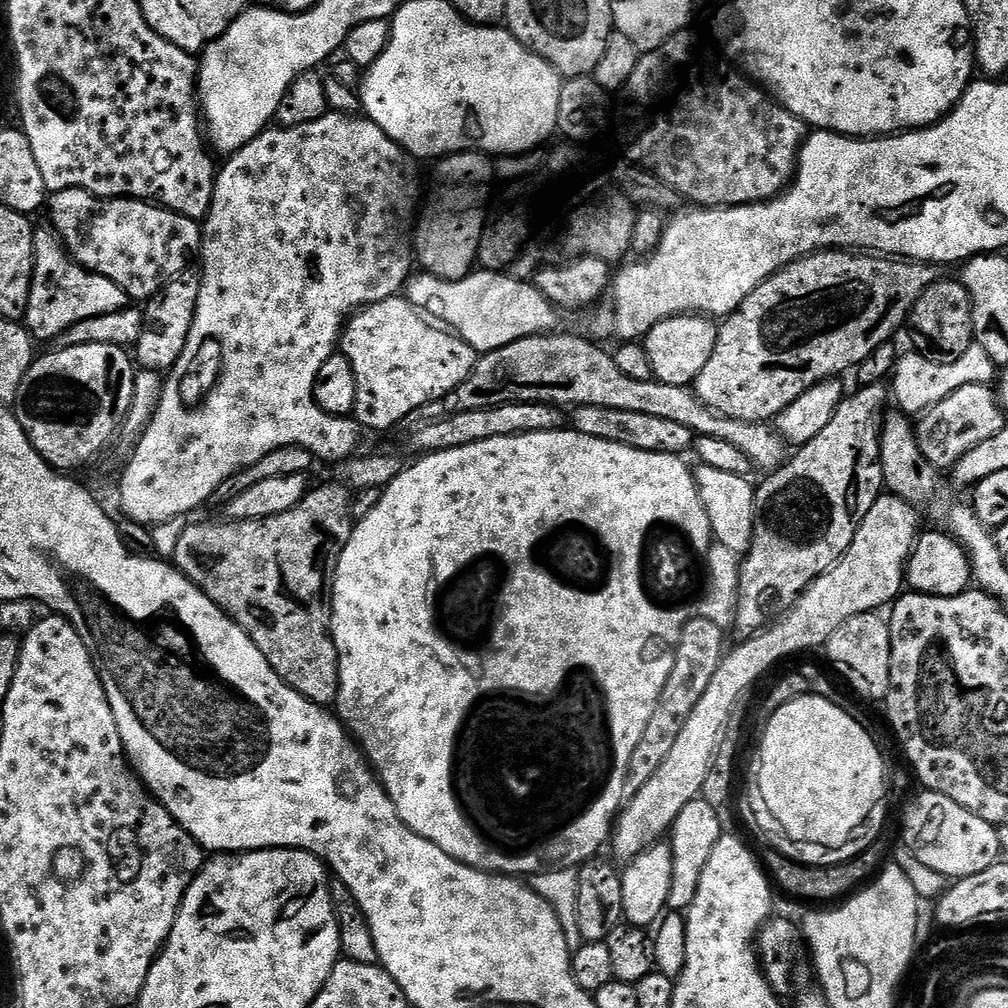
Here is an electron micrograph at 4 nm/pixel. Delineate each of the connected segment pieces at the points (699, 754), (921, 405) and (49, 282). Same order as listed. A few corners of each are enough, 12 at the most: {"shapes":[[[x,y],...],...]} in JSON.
{"shapes":[[[881,494],[842,559],[721,659],[654,778],[617,815],[633,860],[703,790],[738,698],[779,660],[891,605],[922,531]],[[975,342],[927,360],[903,353],[890,377],[895,407],[919,417],[954,390],[991,385],[998,365]],[[51,227],[36,228],[33,341],[59,341],[128,295],[77,264]]]}

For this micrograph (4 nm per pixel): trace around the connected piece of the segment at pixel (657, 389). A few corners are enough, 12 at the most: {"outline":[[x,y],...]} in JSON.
{"outline":[[541,334],[477,359],[416,422],[503,404],[654,414],[782,468],[771,423],[719,416],[691,387],[626,378],[615,355]]}

